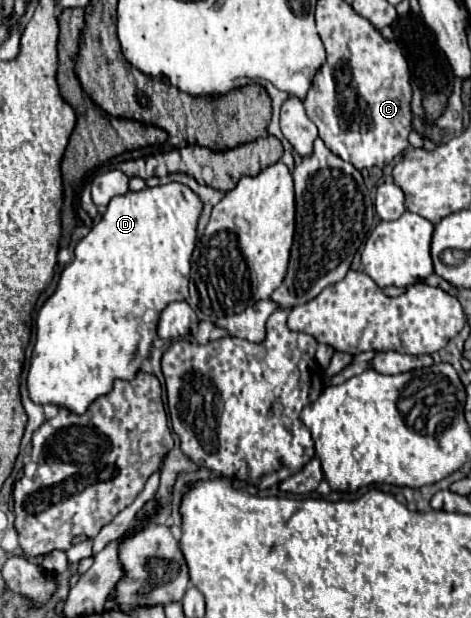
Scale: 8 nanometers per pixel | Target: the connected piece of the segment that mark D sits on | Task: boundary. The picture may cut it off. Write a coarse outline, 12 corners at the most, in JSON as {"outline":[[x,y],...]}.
{"outline":[[114,196],[36,318],[28,392],[86,412],[188,298],[200,196]]}

